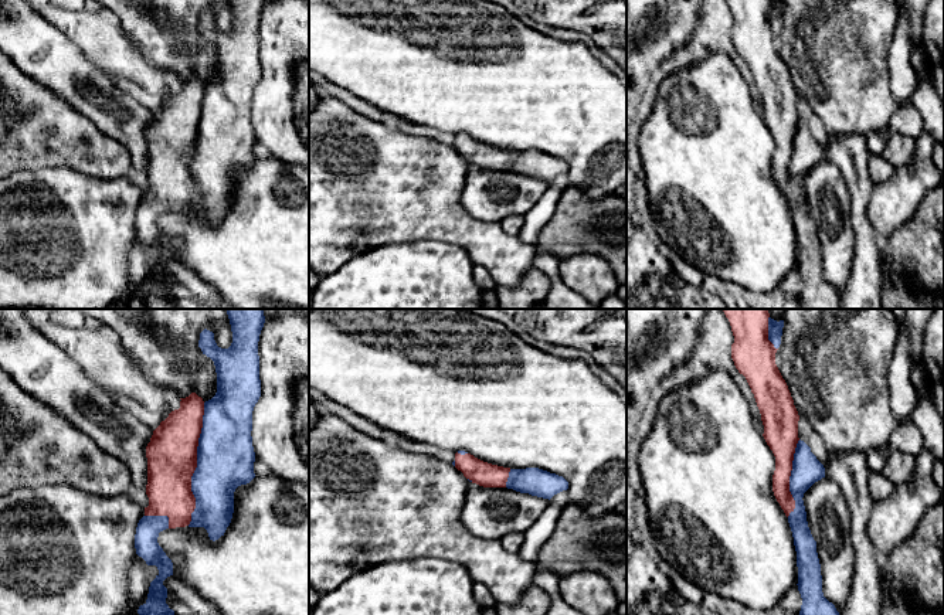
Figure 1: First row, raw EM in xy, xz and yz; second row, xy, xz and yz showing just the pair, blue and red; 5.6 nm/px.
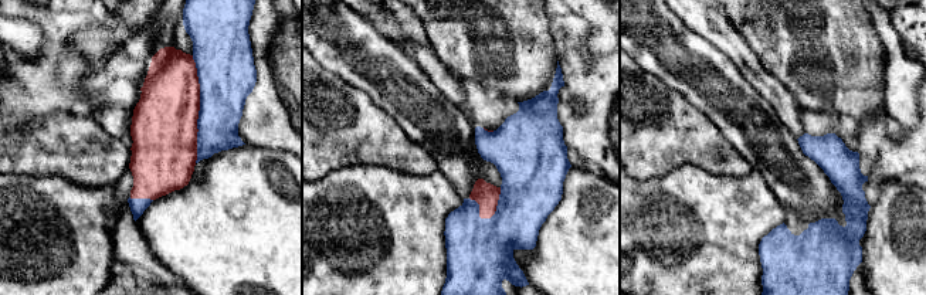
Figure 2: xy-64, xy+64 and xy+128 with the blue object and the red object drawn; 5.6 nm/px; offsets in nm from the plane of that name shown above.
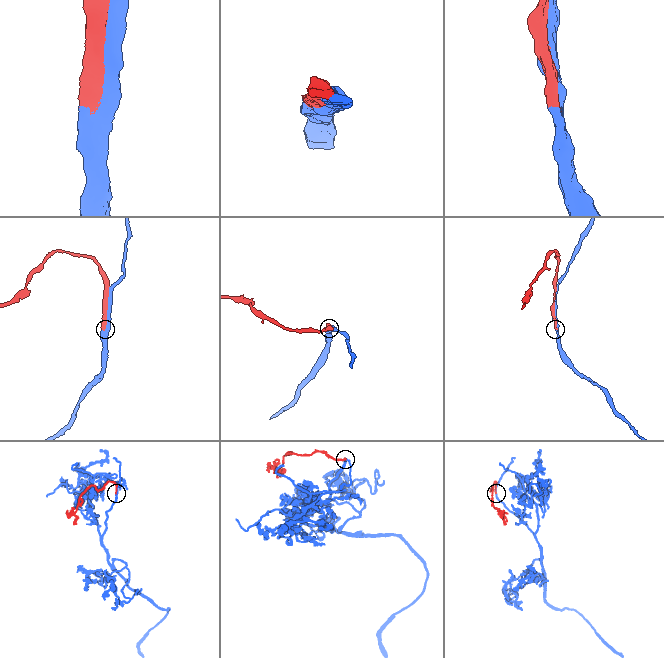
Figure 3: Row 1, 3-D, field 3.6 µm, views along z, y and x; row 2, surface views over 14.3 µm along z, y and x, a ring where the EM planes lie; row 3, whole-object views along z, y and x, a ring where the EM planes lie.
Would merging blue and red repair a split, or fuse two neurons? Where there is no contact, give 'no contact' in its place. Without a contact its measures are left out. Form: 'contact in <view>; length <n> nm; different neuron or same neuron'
contact in xy; length 700 nm; same neuron

